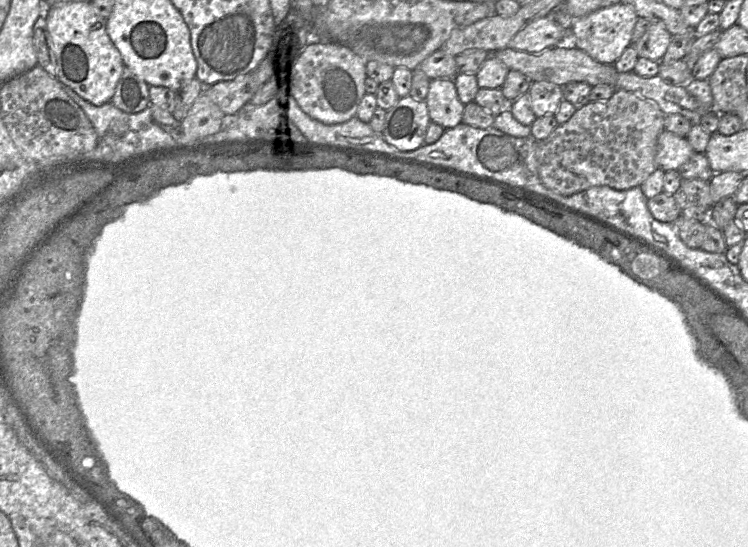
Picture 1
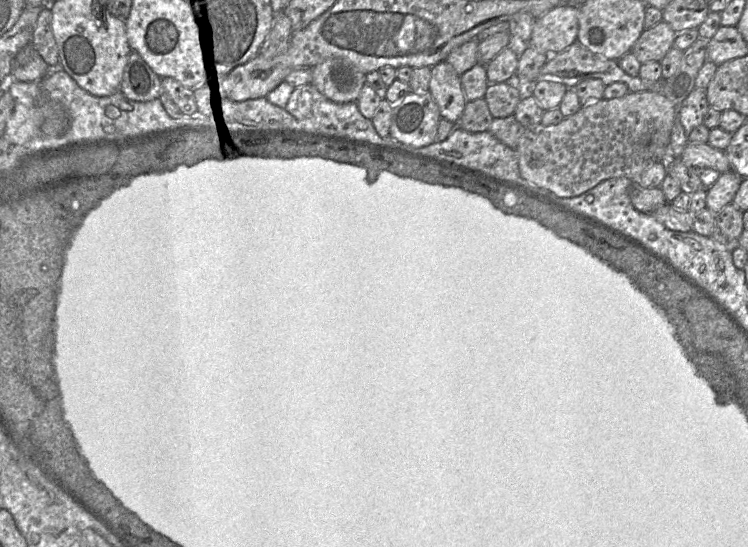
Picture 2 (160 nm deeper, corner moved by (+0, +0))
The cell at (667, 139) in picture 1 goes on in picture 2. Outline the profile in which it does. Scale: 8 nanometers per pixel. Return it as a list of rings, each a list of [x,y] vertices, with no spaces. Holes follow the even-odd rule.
[[[688,142],[679,159],[691,167],[711,168],[720,173],[731,171],[725,151],[716,149],[708,143]]]

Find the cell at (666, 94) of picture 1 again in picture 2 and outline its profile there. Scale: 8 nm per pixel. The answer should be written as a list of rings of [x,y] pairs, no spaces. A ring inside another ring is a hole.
[[[575,41],[567,49],[560,53],[552,54],[546,64],[542,67],[538,80],[555,79],[563,82],[568,88],[573,88],[581,81],[590,78],[597,78],[603,81],[607,86],[614,82],[621,82],[627,85],[630,92],[643,91],[661,91],[664,80],[659,82],[647,82],[640,76],[631,76],[627,74],[620,66],[617,60],[608,59],[600,54],[593,53],[583,44]]]

